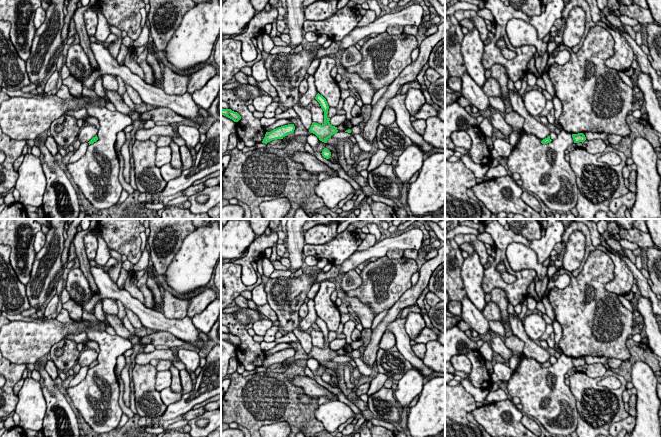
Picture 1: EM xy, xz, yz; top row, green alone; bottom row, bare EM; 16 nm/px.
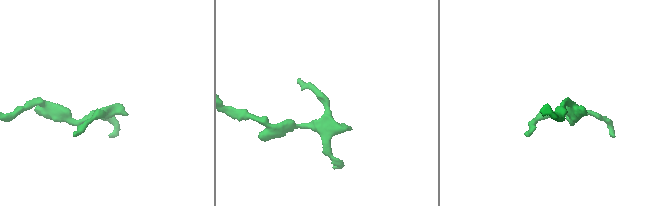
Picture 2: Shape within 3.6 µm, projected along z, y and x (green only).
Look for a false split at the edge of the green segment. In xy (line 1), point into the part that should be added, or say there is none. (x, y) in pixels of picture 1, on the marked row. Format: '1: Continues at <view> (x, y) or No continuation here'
1: No continuation here

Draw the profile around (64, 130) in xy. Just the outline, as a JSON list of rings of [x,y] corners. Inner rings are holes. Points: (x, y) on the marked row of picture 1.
[[[63,115],[52,122],[49,130],[57,145],[64,148],[77,140],[80,126],[75,117]]]

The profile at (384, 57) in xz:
[[[387,32],[368,38],[361,47],[362,60],[357,65],[347,69],[349,73],[356,73],[362,79],[369,81],[377,92],[384,86],[390,85],[399,74],[412,63],[411,54],[418,47],[414,35],[401,33],[389,35]]]

